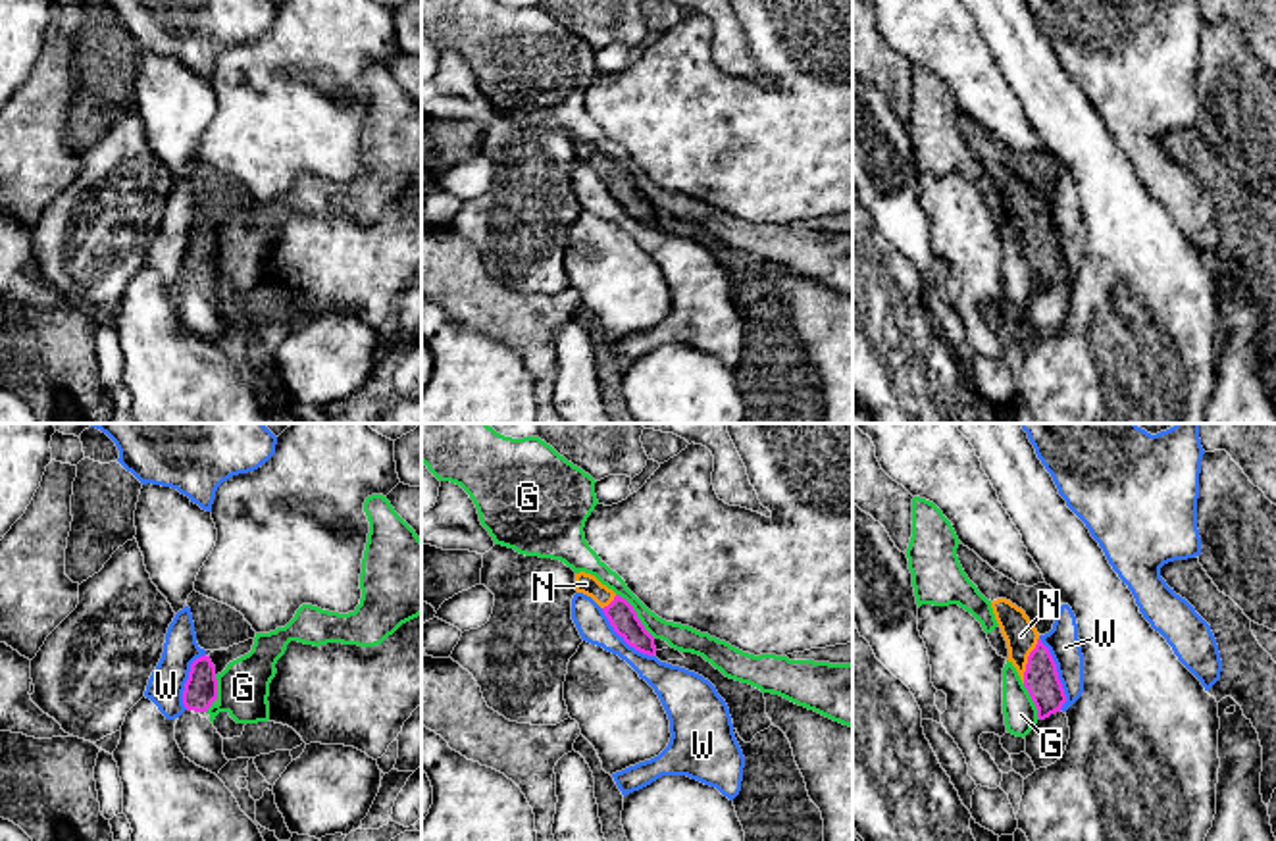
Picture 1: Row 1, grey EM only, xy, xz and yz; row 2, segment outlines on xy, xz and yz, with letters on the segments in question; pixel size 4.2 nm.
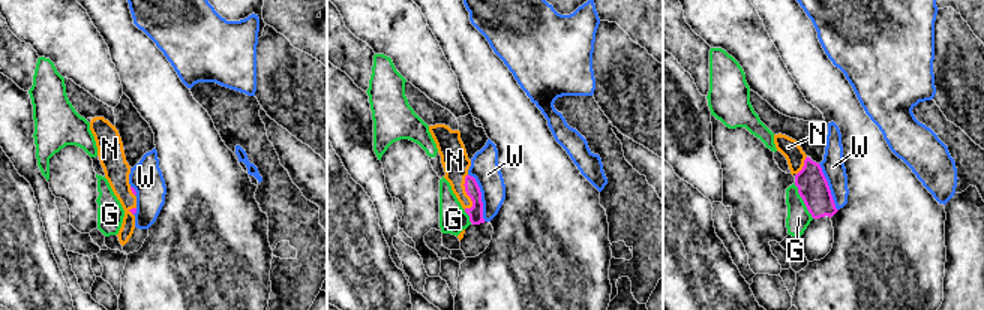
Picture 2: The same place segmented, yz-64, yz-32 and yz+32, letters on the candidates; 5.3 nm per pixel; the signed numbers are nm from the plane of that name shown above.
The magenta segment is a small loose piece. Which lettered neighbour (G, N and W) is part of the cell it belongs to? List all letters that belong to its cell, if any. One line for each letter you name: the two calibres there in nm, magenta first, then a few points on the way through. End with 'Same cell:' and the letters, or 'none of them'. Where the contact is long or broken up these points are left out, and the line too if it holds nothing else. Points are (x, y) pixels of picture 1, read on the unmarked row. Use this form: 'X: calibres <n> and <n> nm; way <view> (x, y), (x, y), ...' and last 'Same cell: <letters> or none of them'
N: calibres 140 and 140 nm; way yz (1042, 249), (1028, 229), (1020, 204)
Same cell: N

